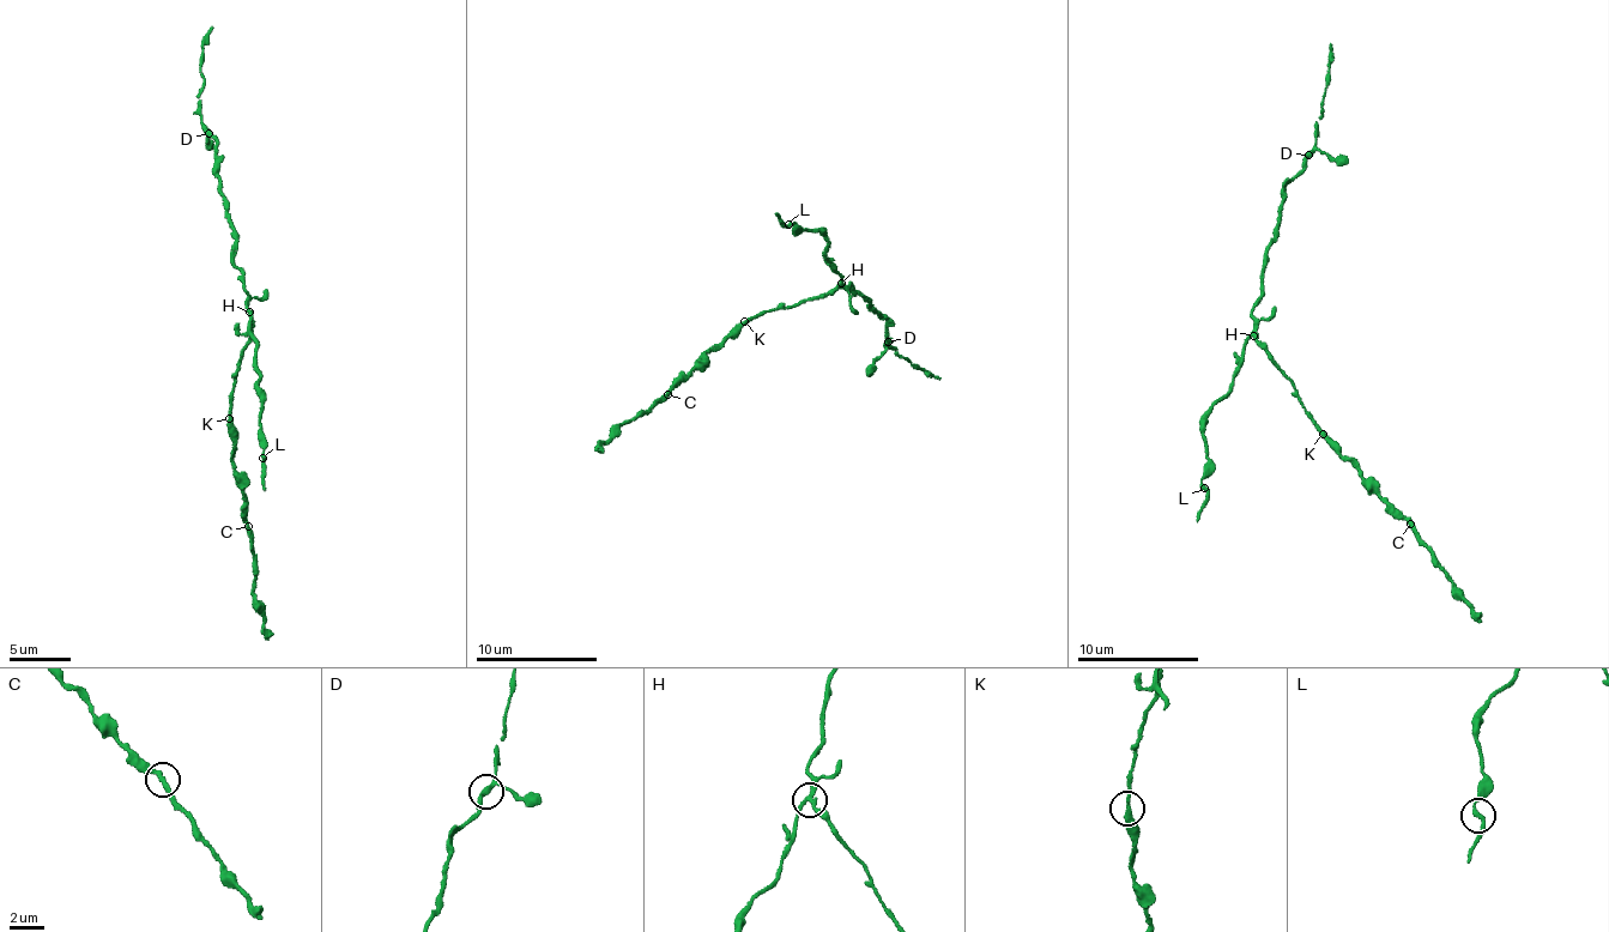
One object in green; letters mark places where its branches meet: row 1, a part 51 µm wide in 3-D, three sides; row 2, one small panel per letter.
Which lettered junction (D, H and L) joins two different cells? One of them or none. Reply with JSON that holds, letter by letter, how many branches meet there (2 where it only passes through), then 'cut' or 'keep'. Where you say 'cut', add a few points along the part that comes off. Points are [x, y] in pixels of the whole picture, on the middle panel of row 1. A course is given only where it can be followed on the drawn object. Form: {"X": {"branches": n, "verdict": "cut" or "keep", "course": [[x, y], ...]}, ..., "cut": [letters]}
{"D": {"branches": 3, "verdict": "keep"}, "H": {"branches": 3, "verdict": "cut", "course": [[842, 283], [791, 308], [752, 316], [713, 345], [688, 375], [645, 411], [640, 410], [594, 451]]}, "L": {"branches": 2, "verdict": "keep"}, "cut": ["H"]}

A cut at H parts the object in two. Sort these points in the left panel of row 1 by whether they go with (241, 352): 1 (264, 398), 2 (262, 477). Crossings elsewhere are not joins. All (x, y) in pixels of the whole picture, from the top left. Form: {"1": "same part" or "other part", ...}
{"1": "other part", "2": "other part"}

